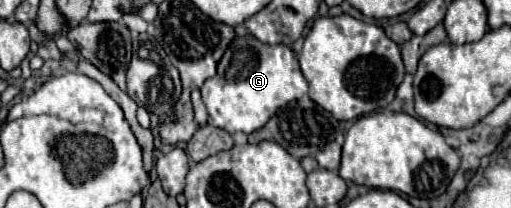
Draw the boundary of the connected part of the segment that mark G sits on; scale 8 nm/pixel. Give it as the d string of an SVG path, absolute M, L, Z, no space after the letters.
M236 35L224 51L216 75L210 77L200 91L212 125L228 133L254 133L264 127L280 107L306 95L308 81L288 45L272 47L260 43L254 35Z

